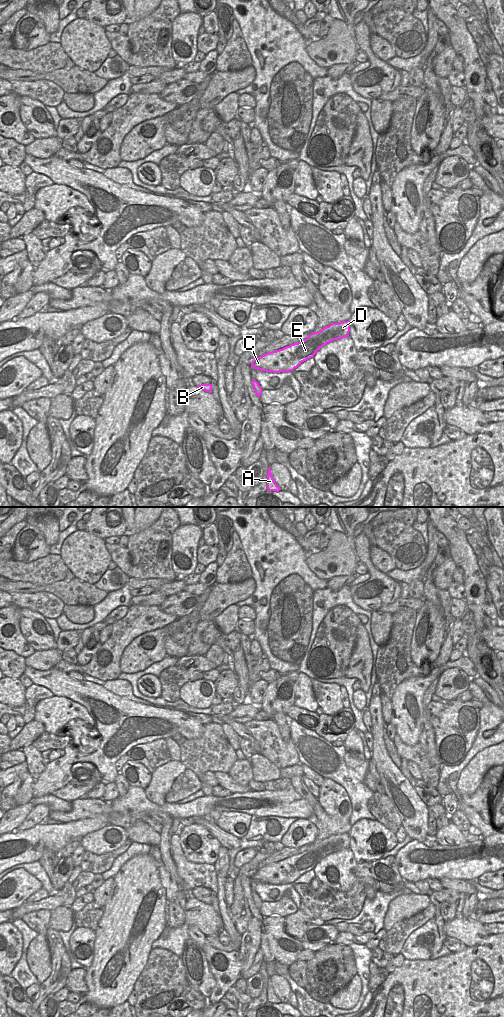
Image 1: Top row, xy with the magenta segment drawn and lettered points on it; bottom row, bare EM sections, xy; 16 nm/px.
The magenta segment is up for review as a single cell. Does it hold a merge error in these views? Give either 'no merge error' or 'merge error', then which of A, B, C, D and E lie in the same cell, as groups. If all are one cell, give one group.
no merge error | A B C D E

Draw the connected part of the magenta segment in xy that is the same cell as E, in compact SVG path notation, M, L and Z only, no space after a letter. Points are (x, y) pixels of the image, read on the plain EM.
M349 833L332 835L319 844L312 844L303 853L257 869L252 873L251 880L273 885L293 883L302 874L313 870L327 855L349 849L349 844Z

